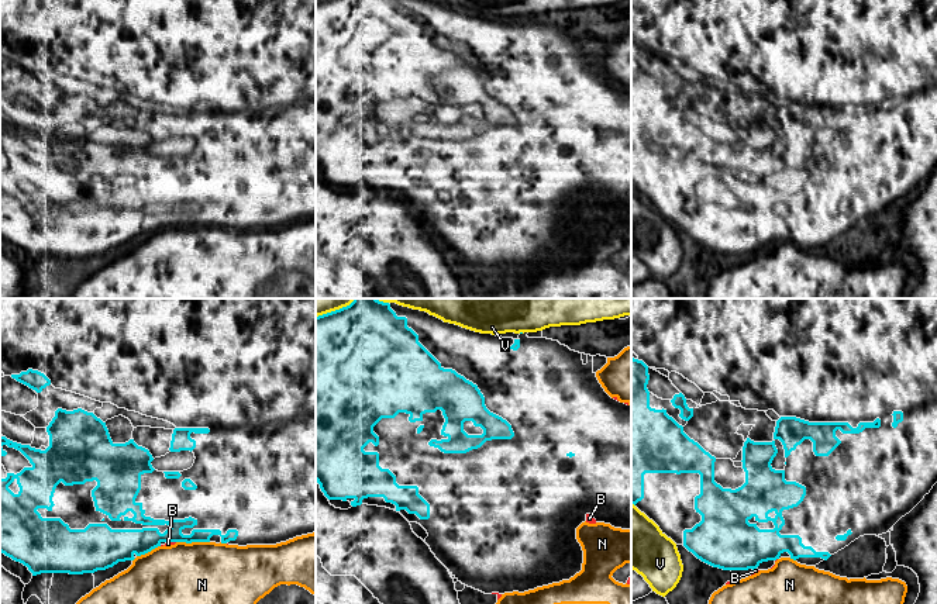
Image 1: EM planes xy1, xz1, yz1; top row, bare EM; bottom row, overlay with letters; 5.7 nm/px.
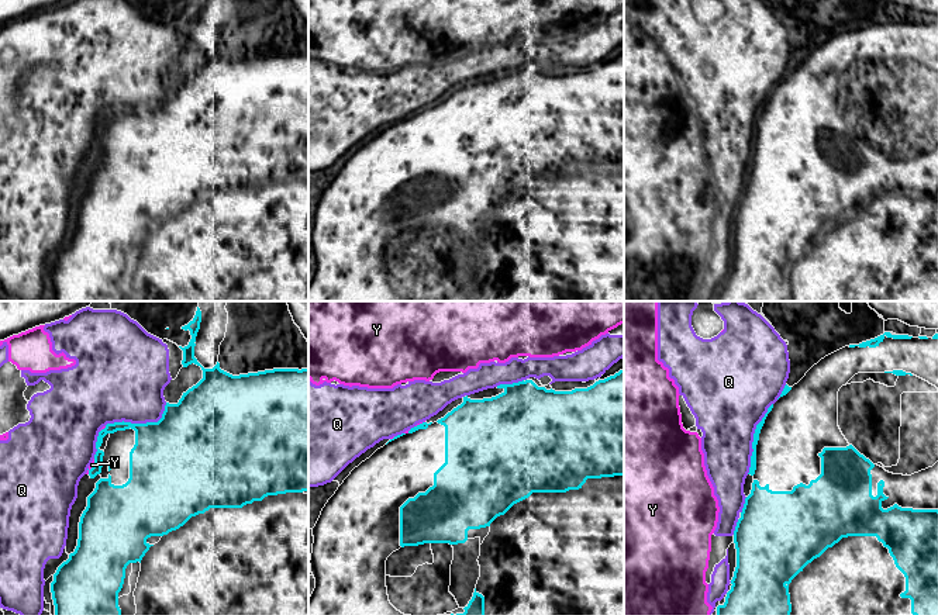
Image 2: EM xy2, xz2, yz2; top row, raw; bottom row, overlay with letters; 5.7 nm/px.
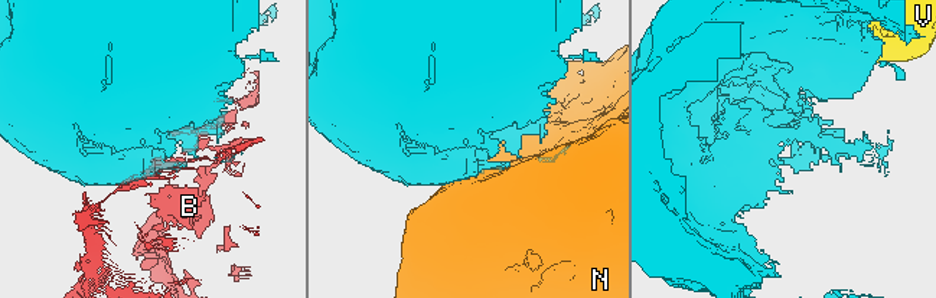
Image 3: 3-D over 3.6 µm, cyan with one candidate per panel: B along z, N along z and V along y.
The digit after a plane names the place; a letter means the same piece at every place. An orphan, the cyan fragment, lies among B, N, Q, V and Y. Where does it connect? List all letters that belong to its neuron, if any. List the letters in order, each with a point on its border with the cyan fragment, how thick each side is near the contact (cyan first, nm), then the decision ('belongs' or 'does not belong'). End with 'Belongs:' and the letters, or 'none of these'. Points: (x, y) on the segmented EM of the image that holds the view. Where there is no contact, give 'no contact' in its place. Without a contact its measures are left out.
B: xy1 (172, 541) | 140/20 nm | does not belong
N: xy1 (193, 541) | 130/360 nm | does not belong
Q: xy2 (140, 424) | 420/440 nm | does not belong
V: xz1 (336, 310) | 500/190 nm | does not belong
Y: xy2 (93, 466) | 260/20 nm | does not belong
Belongs: none of these

